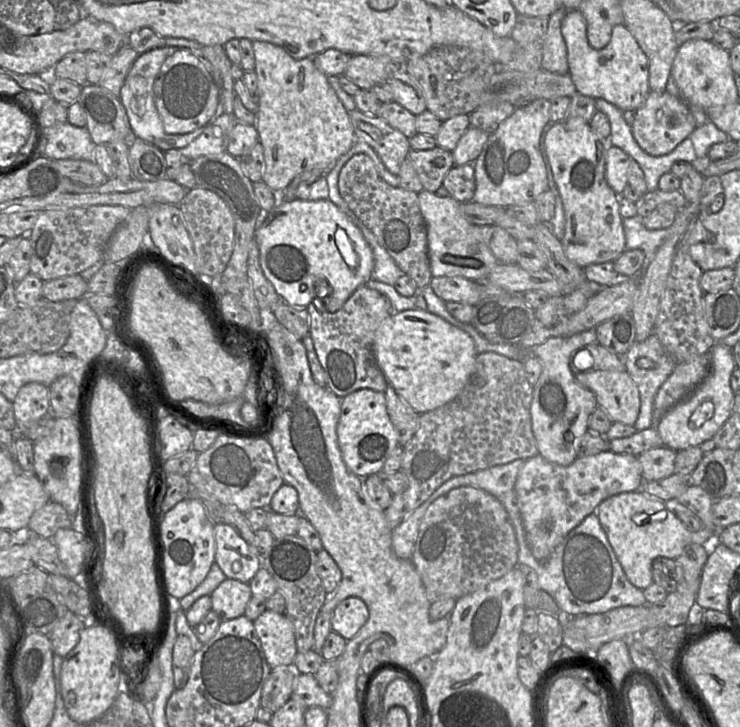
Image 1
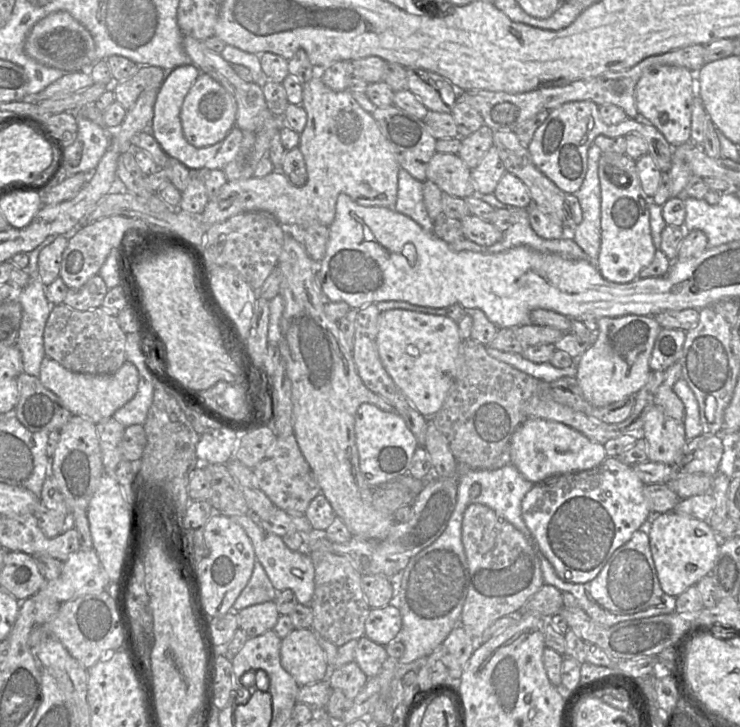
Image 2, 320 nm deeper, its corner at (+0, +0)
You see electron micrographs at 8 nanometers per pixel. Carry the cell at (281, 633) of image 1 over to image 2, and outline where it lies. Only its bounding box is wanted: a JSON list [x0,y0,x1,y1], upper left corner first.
[280,629,329,686]

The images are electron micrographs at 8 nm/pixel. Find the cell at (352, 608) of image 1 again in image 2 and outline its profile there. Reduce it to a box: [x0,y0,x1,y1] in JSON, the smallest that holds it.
[365,604,402,646]

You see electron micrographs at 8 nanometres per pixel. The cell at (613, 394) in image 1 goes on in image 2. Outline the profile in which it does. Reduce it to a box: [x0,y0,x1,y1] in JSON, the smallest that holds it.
[641,405,688,465]

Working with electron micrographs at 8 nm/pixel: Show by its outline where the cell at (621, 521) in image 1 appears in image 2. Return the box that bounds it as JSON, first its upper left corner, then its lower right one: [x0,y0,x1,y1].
[647,512,721,597]

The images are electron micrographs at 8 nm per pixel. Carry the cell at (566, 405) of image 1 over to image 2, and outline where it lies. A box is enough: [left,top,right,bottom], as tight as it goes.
[575,315,661,407]

